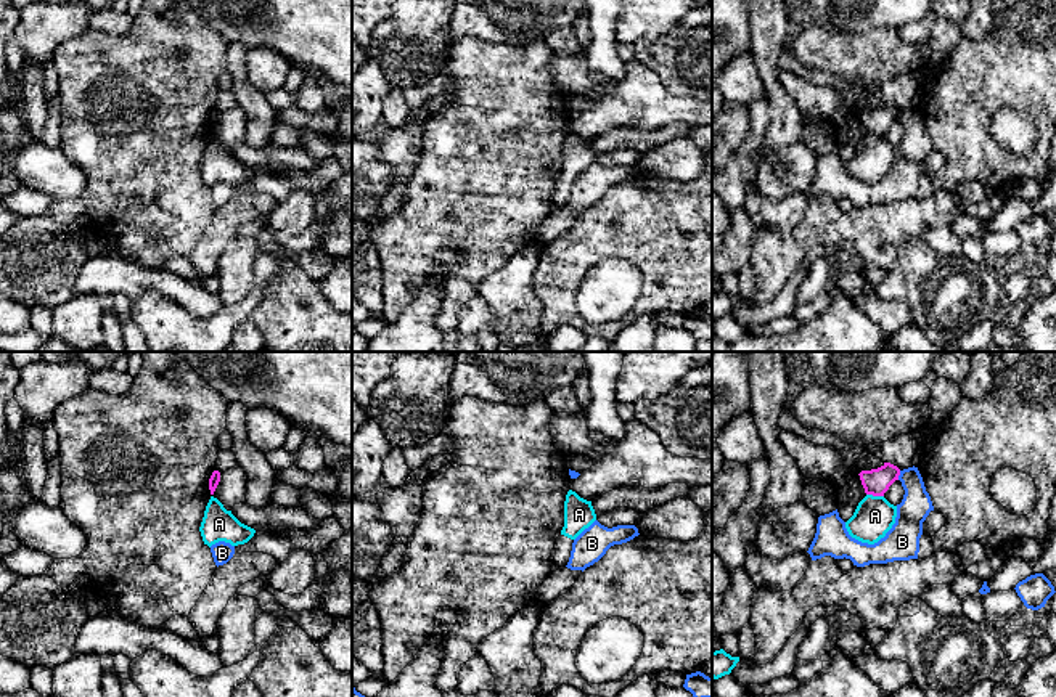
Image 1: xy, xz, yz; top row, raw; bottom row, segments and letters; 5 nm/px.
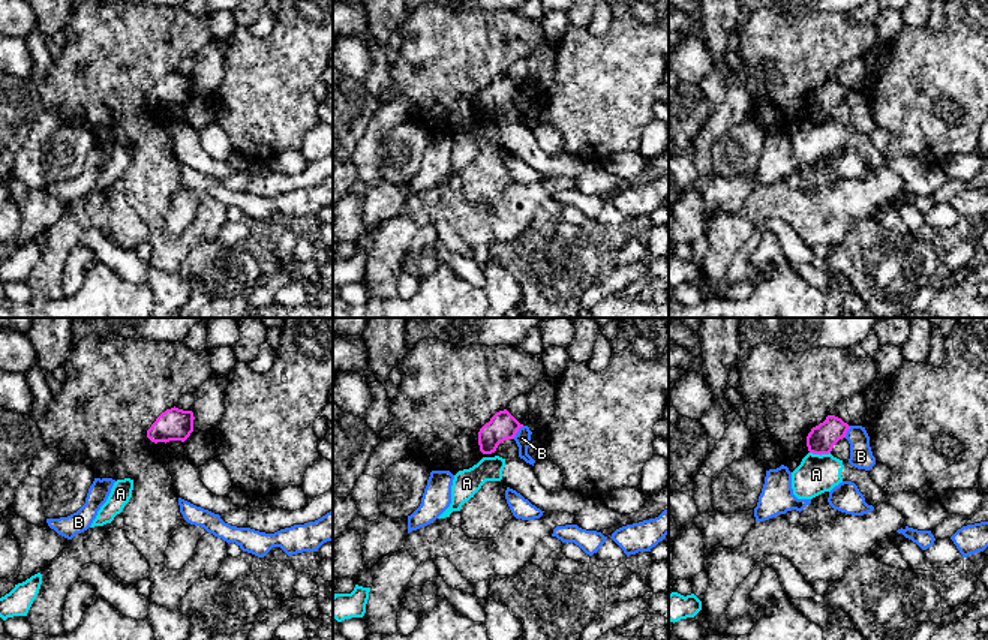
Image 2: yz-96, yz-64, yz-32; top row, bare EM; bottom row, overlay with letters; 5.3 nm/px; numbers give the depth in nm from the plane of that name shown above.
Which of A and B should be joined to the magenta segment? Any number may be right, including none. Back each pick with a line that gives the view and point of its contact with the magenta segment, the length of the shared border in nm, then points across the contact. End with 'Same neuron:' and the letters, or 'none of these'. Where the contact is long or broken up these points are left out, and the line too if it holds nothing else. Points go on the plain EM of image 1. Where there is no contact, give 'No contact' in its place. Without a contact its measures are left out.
Same neuron: none of these

